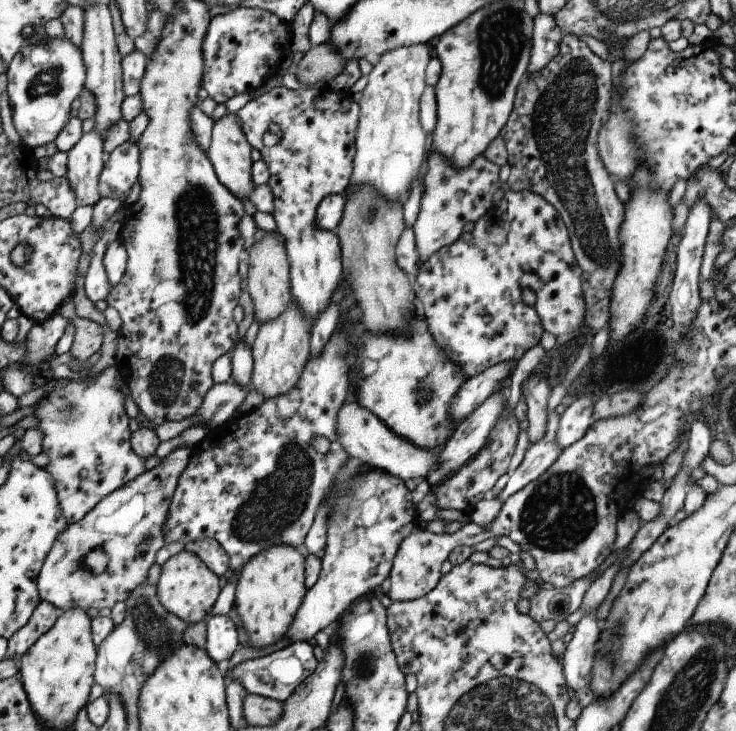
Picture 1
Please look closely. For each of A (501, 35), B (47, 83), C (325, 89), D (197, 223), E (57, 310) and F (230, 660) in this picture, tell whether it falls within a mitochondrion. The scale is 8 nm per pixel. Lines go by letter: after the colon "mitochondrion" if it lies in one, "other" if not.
A: mitochondrion
B: mitochondrion
C: other
D: mitochondrion
E: other
F: other

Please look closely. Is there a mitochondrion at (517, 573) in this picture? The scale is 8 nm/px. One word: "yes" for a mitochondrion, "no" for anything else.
no

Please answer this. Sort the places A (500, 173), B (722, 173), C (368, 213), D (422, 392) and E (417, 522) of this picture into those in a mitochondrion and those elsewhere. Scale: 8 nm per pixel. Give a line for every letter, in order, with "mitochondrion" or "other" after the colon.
A: other
B: other
C: mitochondrion
D: mitochondrion
E: other

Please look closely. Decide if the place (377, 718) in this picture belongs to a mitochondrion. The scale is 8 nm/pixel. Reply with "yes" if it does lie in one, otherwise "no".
no

